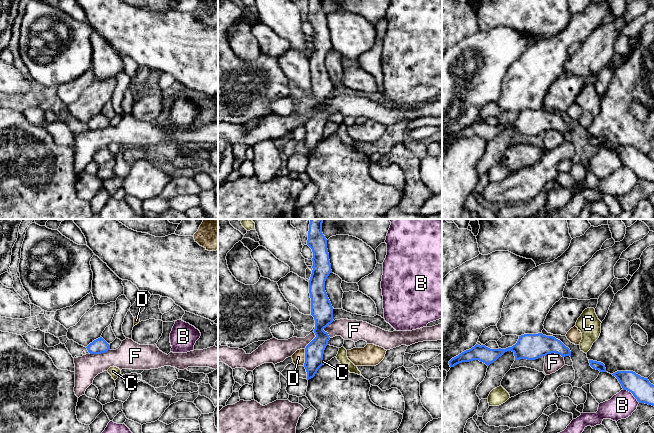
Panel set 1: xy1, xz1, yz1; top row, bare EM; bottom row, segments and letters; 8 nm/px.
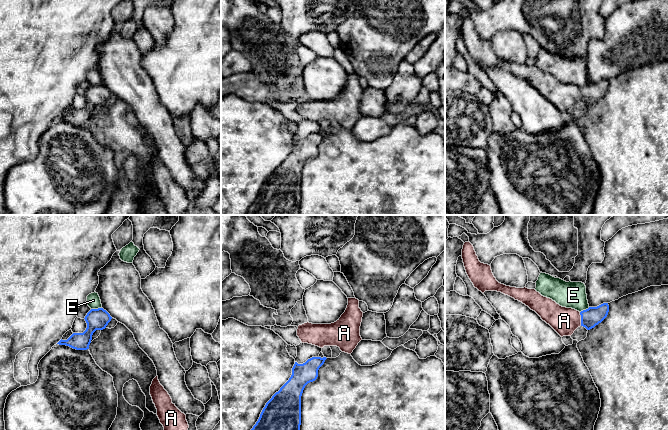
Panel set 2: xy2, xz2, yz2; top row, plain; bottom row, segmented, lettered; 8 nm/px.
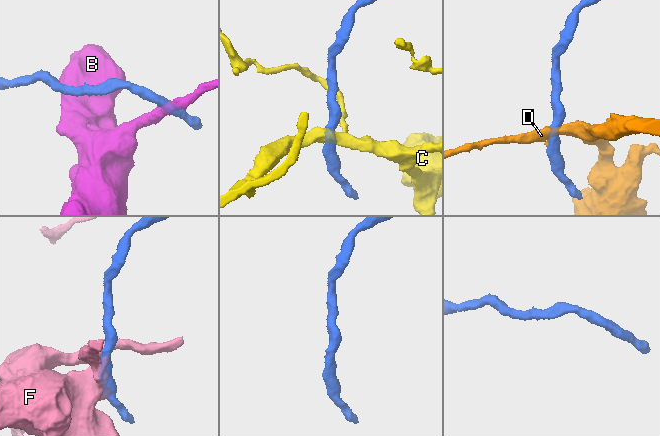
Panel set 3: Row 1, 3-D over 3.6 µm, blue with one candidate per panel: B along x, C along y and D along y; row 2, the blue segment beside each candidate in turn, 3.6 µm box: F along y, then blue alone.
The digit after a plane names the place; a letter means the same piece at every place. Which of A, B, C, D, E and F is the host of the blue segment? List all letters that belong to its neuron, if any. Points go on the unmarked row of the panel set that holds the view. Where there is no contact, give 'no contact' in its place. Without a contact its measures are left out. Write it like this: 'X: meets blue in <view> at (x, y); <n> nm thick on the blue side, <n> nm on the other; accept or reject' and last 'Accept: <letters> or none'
A: meets blue in yz2 at (581, 95); 150 nm thick on the blue side, 220 nm on the other; accept
B: meets blue in yz1 at (632, 169); 170 nm thick on the blue side, 200 nm on the other; reject
C: meets blue in xz1 at (322, 139); 150 nm thick on the blue side, 20 nm on the other; reject
D: meets blue in xz1 at (305, 133); 150 nm thick on the blue side, 100 nm on the other; reject
E: meets blue in xy2 at (96, 85); 180 nm thick on the blue side, 110 nm on the other; reject
F: meets blue in xy1 at (99, 129); 120 nm thick on the blue side, 220 nm on the other; reject
Accept: A

